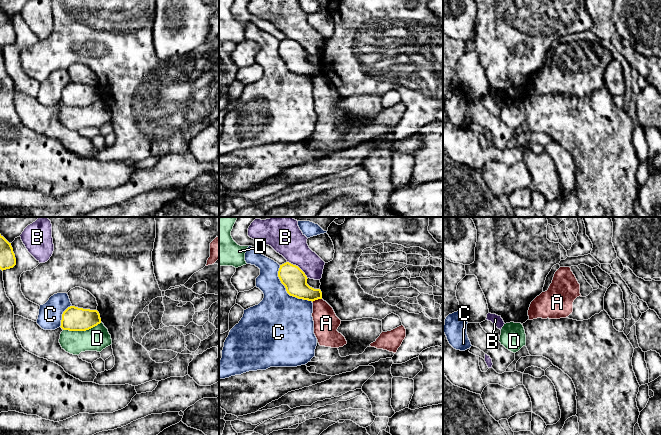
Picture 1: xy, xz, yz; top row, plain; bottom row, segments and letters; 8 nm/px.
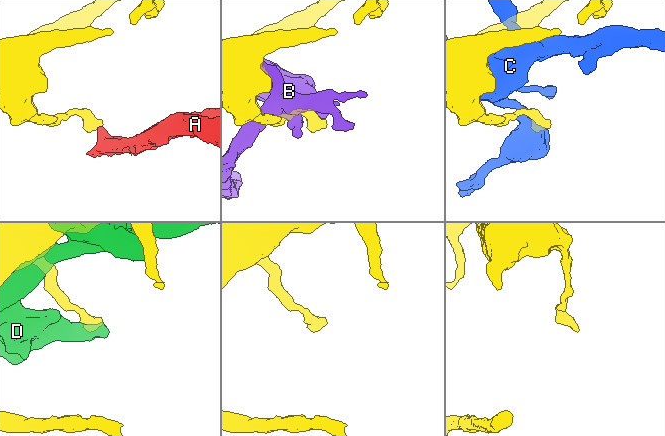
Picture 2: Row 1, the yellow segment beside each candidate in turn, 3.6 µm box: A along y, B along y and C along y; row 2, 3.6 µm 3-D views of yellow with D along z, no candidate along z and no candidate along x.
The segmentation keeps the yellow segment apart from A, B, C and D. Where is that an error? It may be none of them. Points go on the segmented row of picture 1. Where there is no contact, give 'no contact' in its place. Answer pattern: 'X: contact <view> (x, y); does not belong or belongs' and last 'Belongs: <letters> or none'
A: contact xz (316, 299); does not belong
B: contact xz (298, 267); does not belong
C: contact xz (286, 290); does not belong
D: contact xy (82, 330); does not belong
Belongs: none

